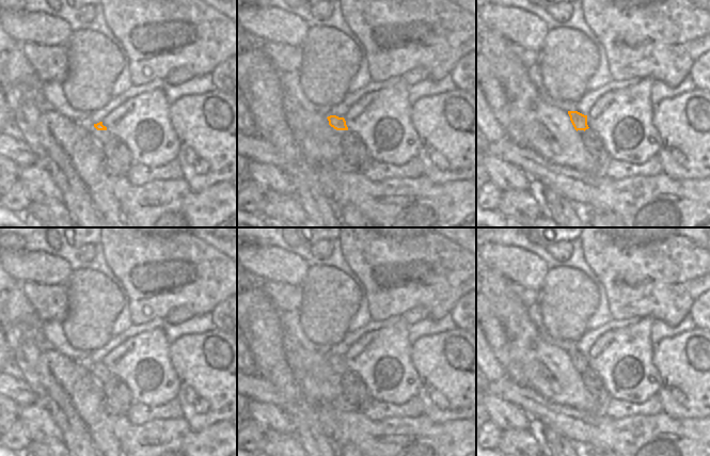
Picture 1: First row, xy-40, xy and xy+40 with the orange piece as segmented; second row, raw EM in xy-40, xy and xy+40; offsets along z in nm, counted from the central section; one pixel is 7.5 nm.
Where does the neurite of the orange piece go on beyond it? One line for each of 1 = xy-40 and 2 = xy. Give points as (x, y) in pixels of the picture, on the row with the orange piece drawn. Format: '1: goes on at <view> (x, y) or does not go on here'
1: does not go on here
2: does not go on here

